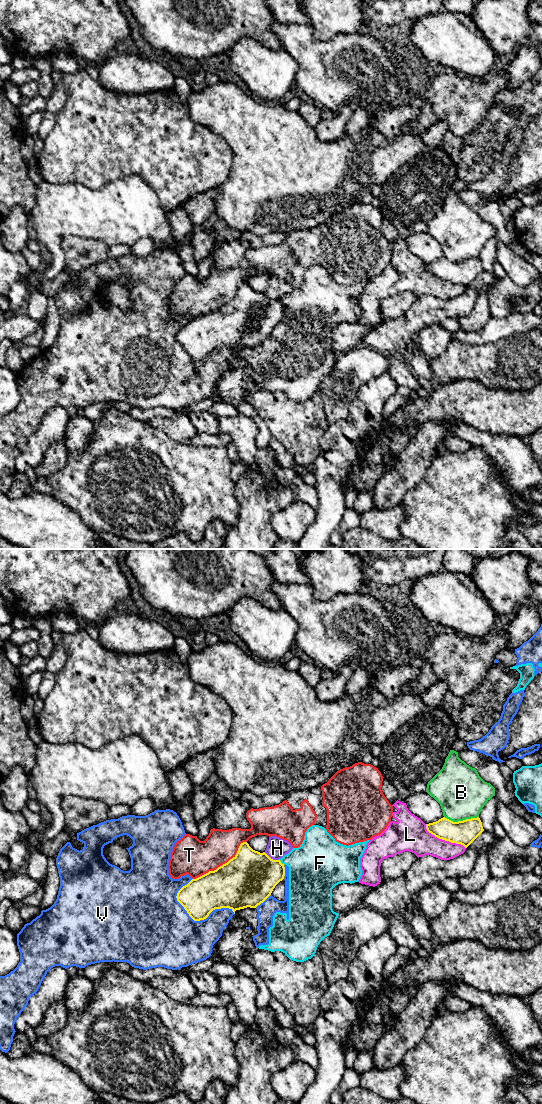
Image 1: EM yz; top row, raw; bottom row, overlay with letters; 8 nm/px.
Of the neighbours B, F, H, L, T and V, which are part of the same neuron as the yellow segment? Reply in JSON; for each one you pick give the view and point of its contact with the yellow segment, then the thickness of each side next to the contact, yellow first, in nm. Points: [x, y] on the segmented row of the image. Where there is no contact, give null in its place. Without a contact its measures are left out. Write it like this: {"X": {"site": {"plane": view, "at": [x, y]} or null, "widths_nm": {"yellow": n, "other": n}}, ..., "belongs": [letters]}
{"belongs": []}

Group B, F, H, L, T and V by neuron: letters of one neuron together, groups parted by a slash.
B / F V / H / L / T

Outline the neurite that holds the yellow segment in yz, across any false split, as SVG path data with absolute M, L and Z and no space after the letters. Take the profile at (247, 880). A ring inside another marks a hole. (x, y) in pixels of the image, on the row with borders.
M243 842L232 859L216 870L192 879L178 891L176 898L194 921L206 919L215 909L229 908L235 914L236 910L256 908L263 903L284 876L285 867L280 860L273 860L265 852L255 851Z

